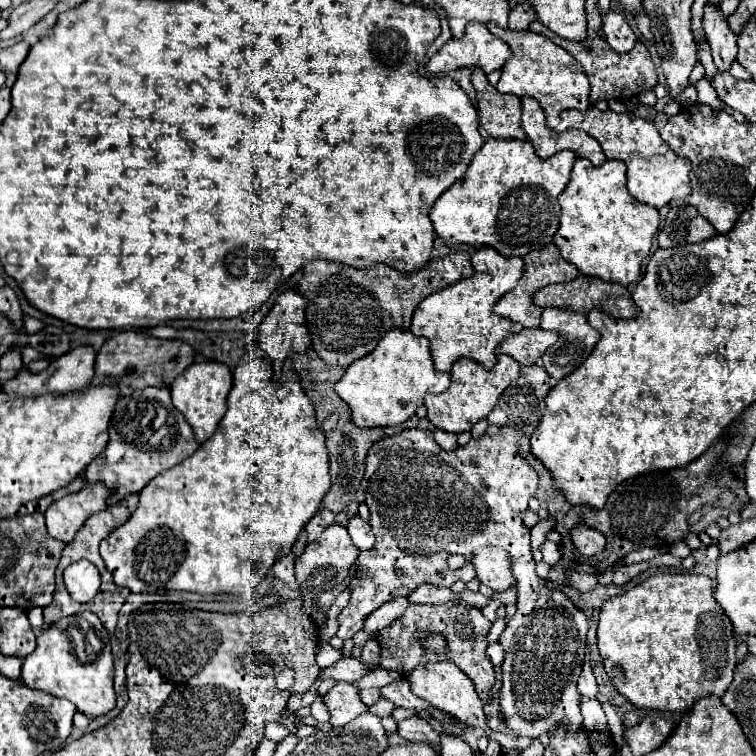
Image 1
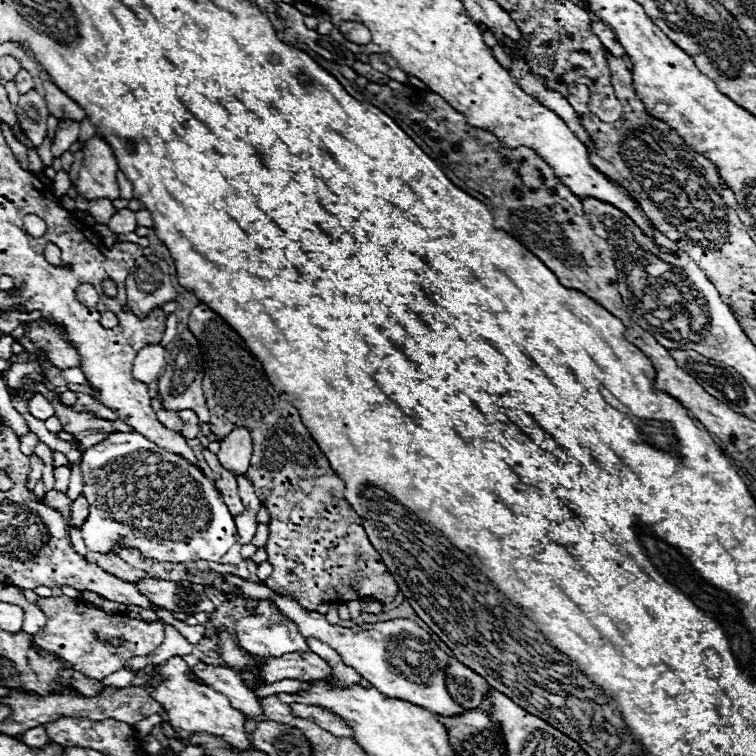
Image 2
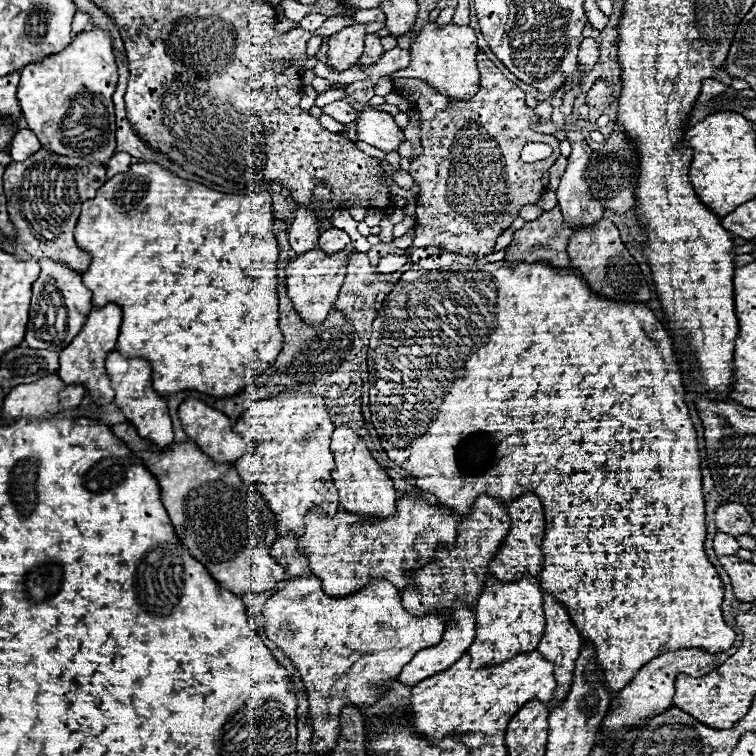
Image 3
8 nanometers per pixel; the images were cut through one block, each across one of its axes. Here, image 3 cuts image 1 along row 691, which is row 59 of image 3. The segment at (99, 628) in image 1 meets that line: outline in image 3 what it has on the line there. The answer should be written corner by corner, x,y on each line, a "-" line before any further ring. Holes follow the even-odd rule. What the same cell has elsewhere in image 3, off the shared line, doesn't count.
94,26
76,34
62,52
26,64
20,72
18,102
28,128
40,138
44,148
106,164
116,152
112,104
116,82
118,68
114,62
112,36
100,26

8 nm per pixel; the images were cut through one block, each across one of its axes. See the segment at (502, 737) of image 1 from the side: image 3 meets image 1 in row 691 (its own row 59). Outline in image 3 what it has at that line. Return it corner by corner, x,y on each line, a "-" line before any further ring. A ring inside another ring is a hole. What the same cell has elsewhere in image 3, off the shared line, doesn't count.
424,24
424,28
418,32
416,42
410,48
410,66
404,70
398,70
390,76
394,78
420,78
428,82
438,92
450,96
450,100
468,100
476,94
478,86
478,70
476,70
476,30
470,26
458,26
458,24

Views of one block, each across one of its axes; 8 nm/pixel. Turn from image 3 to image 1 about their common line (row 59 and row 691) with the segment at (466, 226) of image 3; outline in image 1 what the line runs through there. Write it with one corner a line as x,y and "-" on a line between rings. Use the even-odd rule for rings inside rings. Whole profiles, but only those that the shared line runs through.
450,600
450,602
438,604
438,606
434,606
434,604
410,604
408,610
402,614
402,618
398,618
390,626
382,628
376,636
380,642
380,650
382,650
380,666
386,670
396,670
400,674
408,674
416,666
426,664
434,658
437,661
452,660
474,682
478,696
482,700
488,700
488,690
492,688
492,684
496,680
494,666
490,664
490,660
484,654
484,650
488,646
486,634
490,630
490,624
492,622
482,614
480,608
464,604
460,600
-
426,632
438,632
448,640
448,644
450,644
448,656
446,654
440,656
424,650
422,646
420,647
418,638
414,638
414,636
420,636

